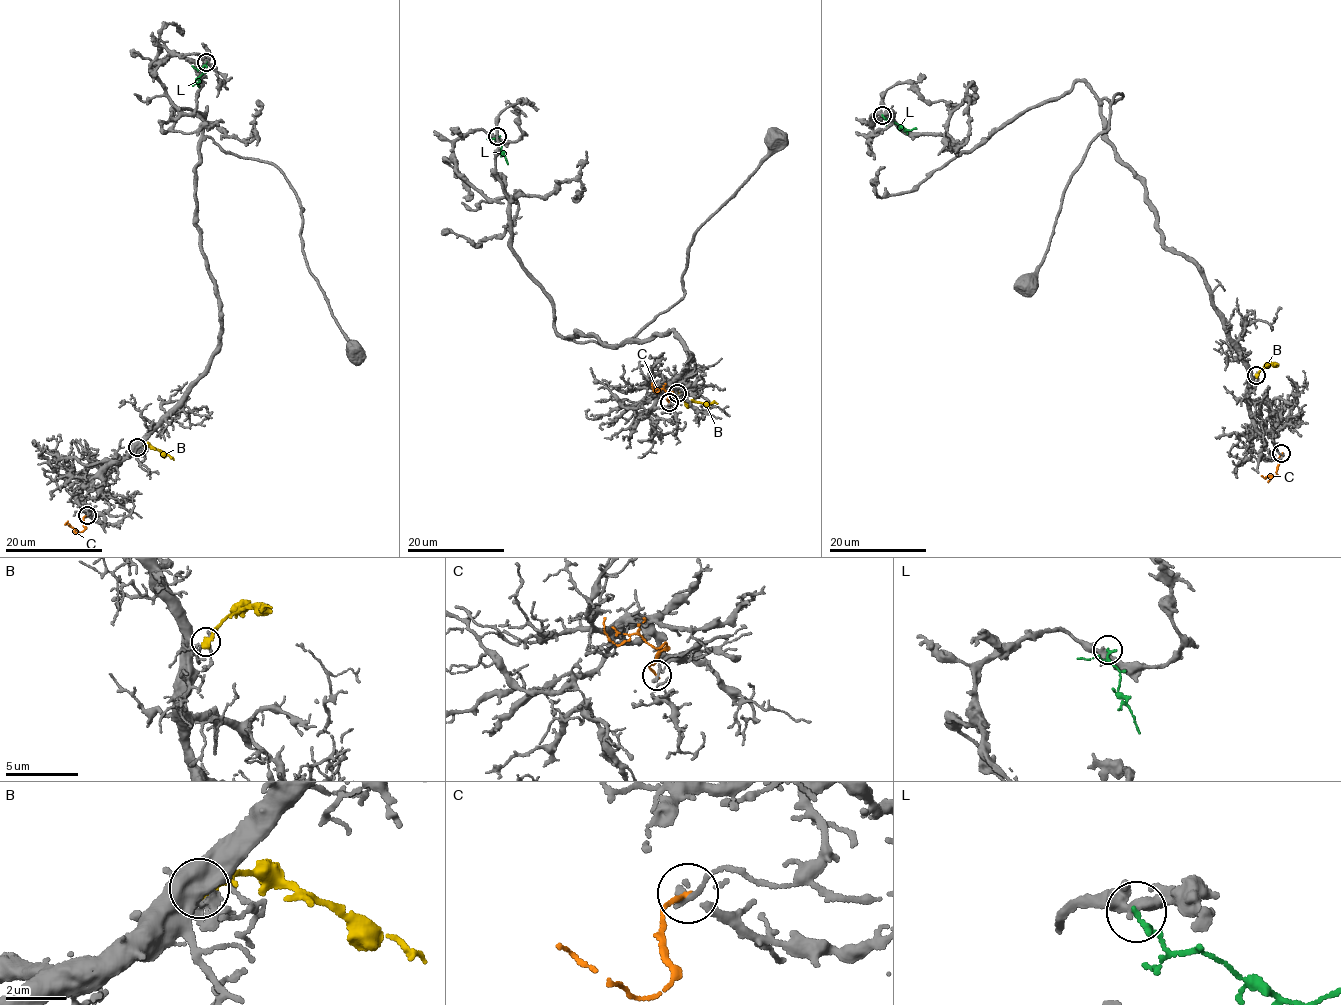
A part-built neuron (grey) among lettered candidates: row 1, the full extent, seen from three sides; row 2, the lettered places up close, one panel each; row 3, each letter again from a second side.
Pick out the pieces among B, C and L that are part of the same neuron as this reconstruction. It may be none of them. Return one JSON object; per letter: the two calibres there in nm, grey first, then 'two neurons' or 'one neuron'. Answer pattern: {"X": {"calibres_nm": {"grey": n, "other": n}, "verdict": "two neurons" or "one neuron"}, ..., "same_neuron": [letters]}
{"B": {"calibres_nm": {"grey": 200, "other": 460}, "verdict": "two neurons"}, "C": {"calibres_nm": {"grey": 240, "other": 130}, "verdict": "two neurons"}, "L": {"calibres_nm": {"grey": 360, "other": 180}, "verdict": "two neurons"}, "same_neuron": []}

